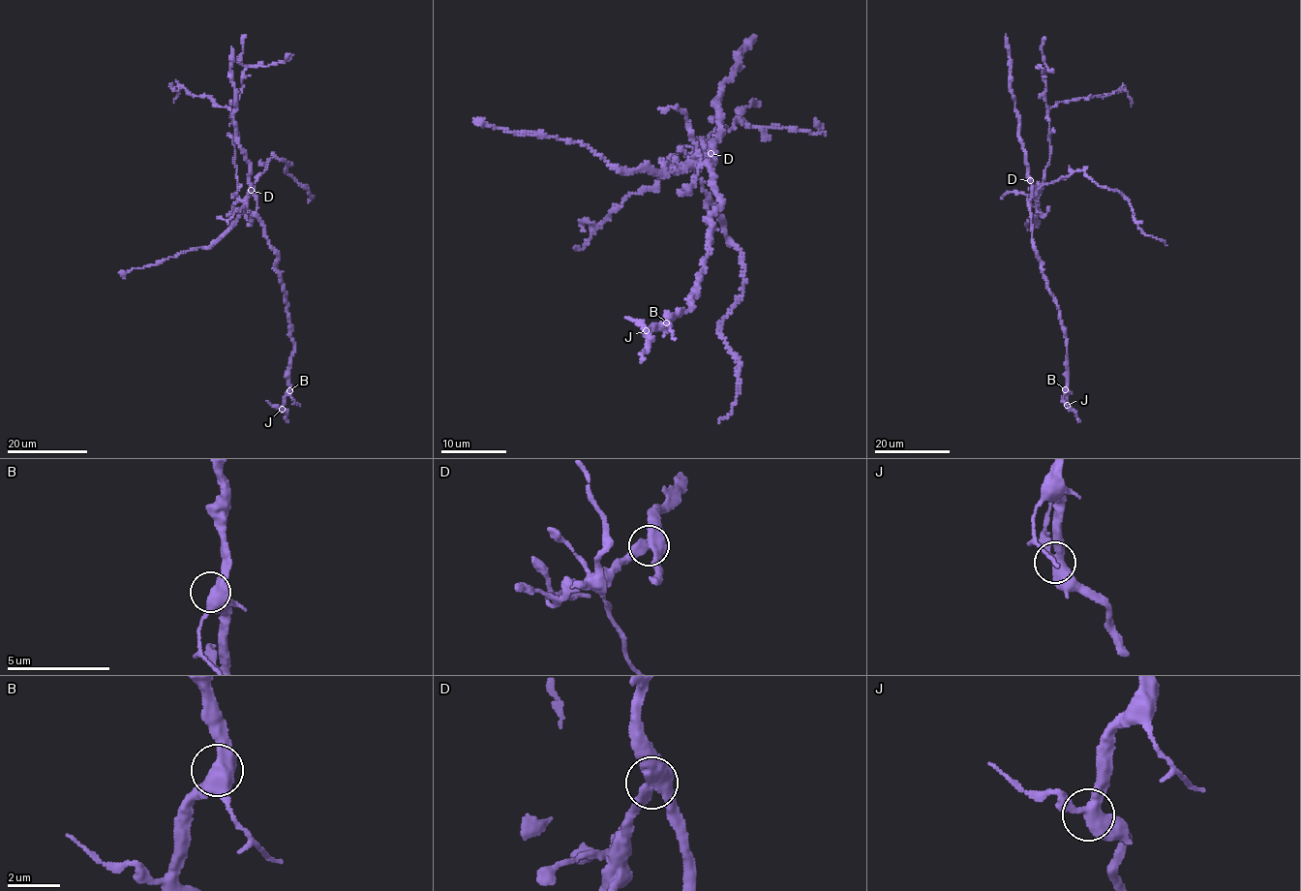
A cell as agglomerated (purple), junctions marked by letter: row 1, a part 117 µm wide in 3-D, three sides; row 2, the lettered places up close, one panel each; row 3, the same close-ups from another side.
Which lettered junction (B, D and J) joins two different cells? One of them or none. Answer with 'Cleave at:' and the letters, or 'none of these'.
Cleave at: D

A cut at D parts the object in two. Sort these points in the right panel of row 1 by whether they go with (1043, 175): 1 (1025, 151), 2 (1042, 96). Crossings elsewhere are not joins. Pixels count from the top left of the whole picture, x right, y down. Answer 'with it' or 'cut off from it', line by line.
1: cut off from it
2: with it

